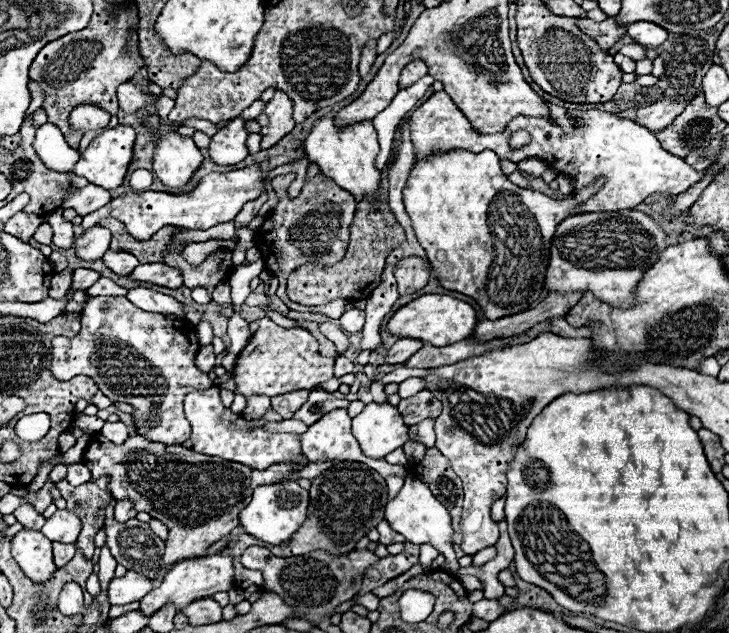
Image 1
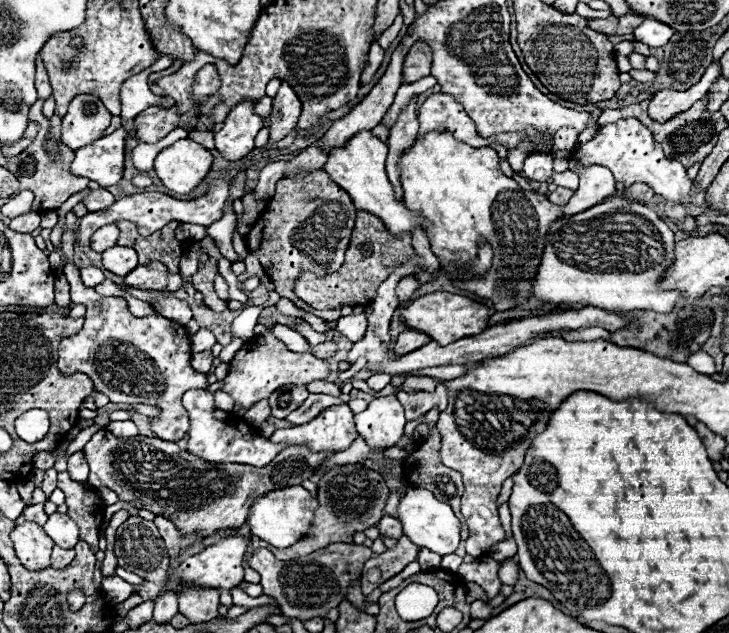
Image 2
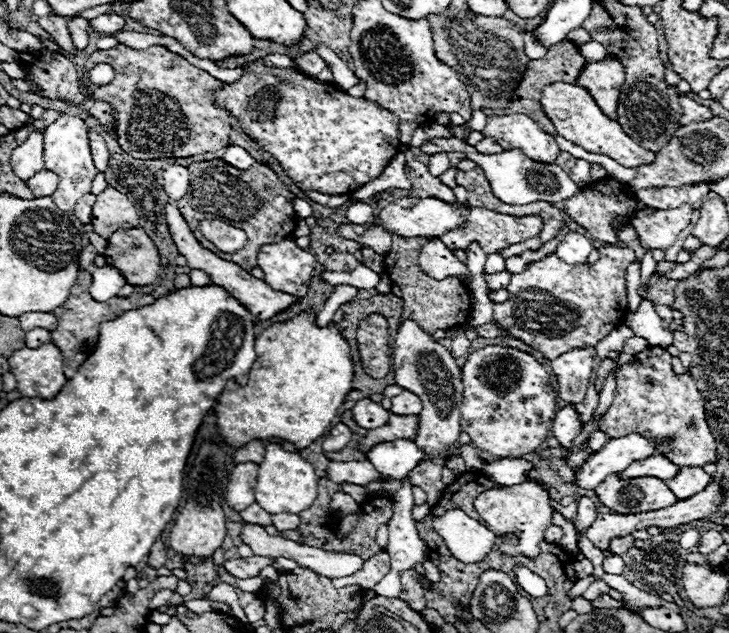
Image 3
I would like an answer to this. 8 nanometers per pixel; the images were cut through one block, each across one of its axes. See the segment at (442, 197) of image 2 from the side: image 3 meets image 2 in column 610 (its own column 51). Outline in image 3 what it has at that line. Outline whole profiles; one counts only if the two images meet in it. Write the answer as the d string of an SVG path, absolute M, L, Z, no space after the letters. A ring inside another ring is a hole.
M48 170L38 172L34 178L30 178L26 184L30 186L34 198L44 198L44 196L52 196L52 190L56 188L56 176L50 174Z

